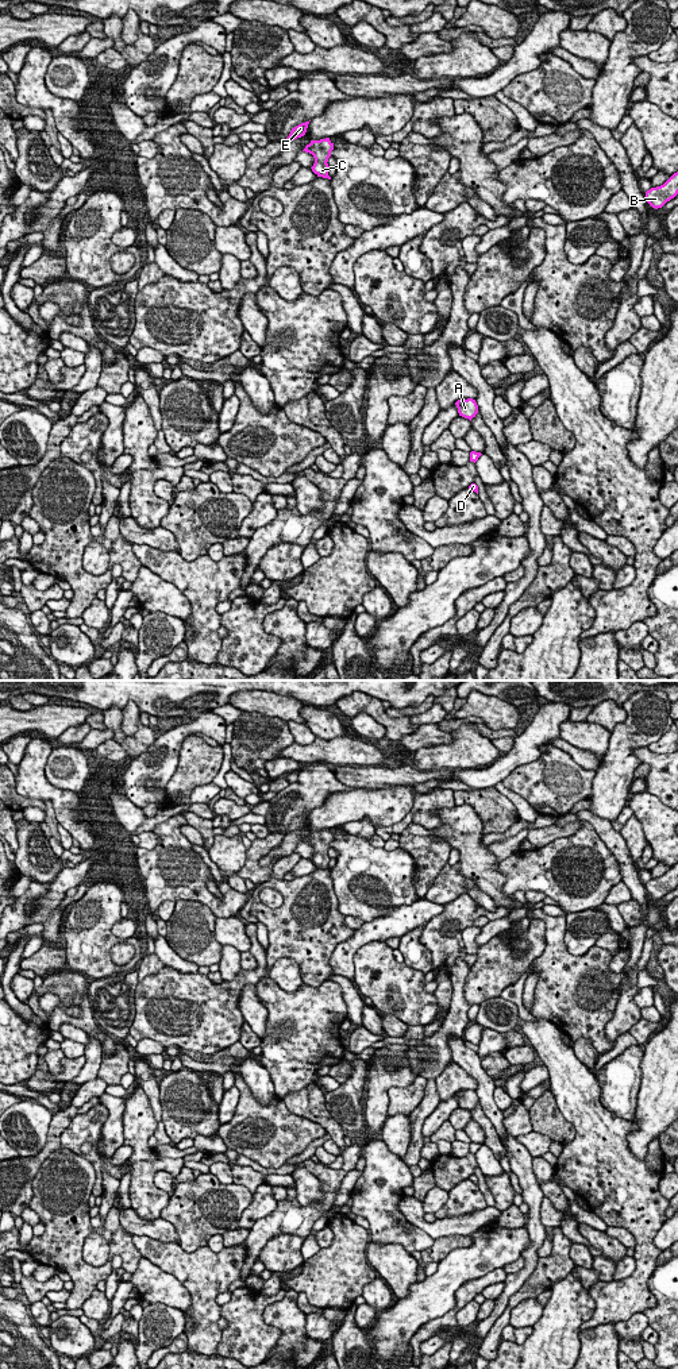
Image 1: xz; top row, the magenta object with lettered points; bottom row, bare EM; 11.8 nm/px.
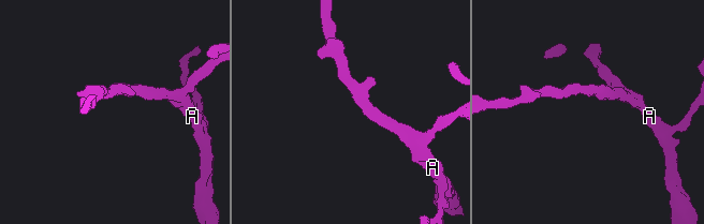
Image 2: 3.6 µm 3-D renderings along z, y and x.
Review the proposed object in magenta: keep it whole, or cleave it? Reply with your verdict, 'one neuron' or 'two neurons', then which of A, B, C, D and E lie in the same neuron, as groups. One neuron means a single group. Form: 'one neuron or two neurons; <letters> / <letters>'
one neuron; A B C D E

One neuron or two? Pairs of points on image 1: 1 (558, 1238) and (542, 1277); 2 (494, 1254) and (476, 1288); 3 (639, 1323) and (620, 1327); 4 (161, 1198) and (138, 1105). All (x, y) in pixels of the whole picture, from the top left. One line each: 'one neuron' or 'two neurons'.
1: one neuron
2: two neurons
3: one neuron
4: one neuron

